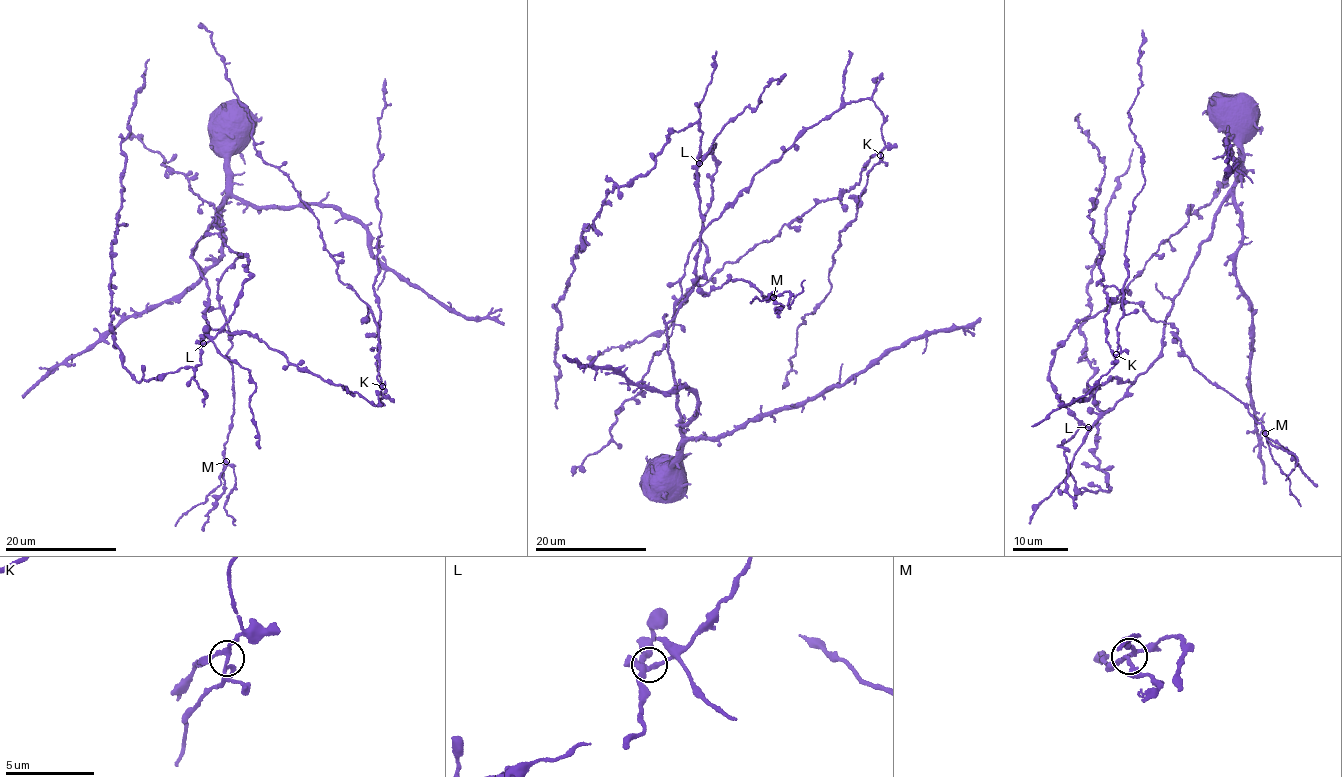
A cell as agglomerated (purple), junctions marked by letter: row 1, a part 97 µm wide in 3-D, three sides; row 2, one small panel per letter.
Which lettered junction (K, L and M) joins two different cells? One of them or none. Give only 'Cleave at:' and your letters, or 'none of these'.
Cleave at: M

